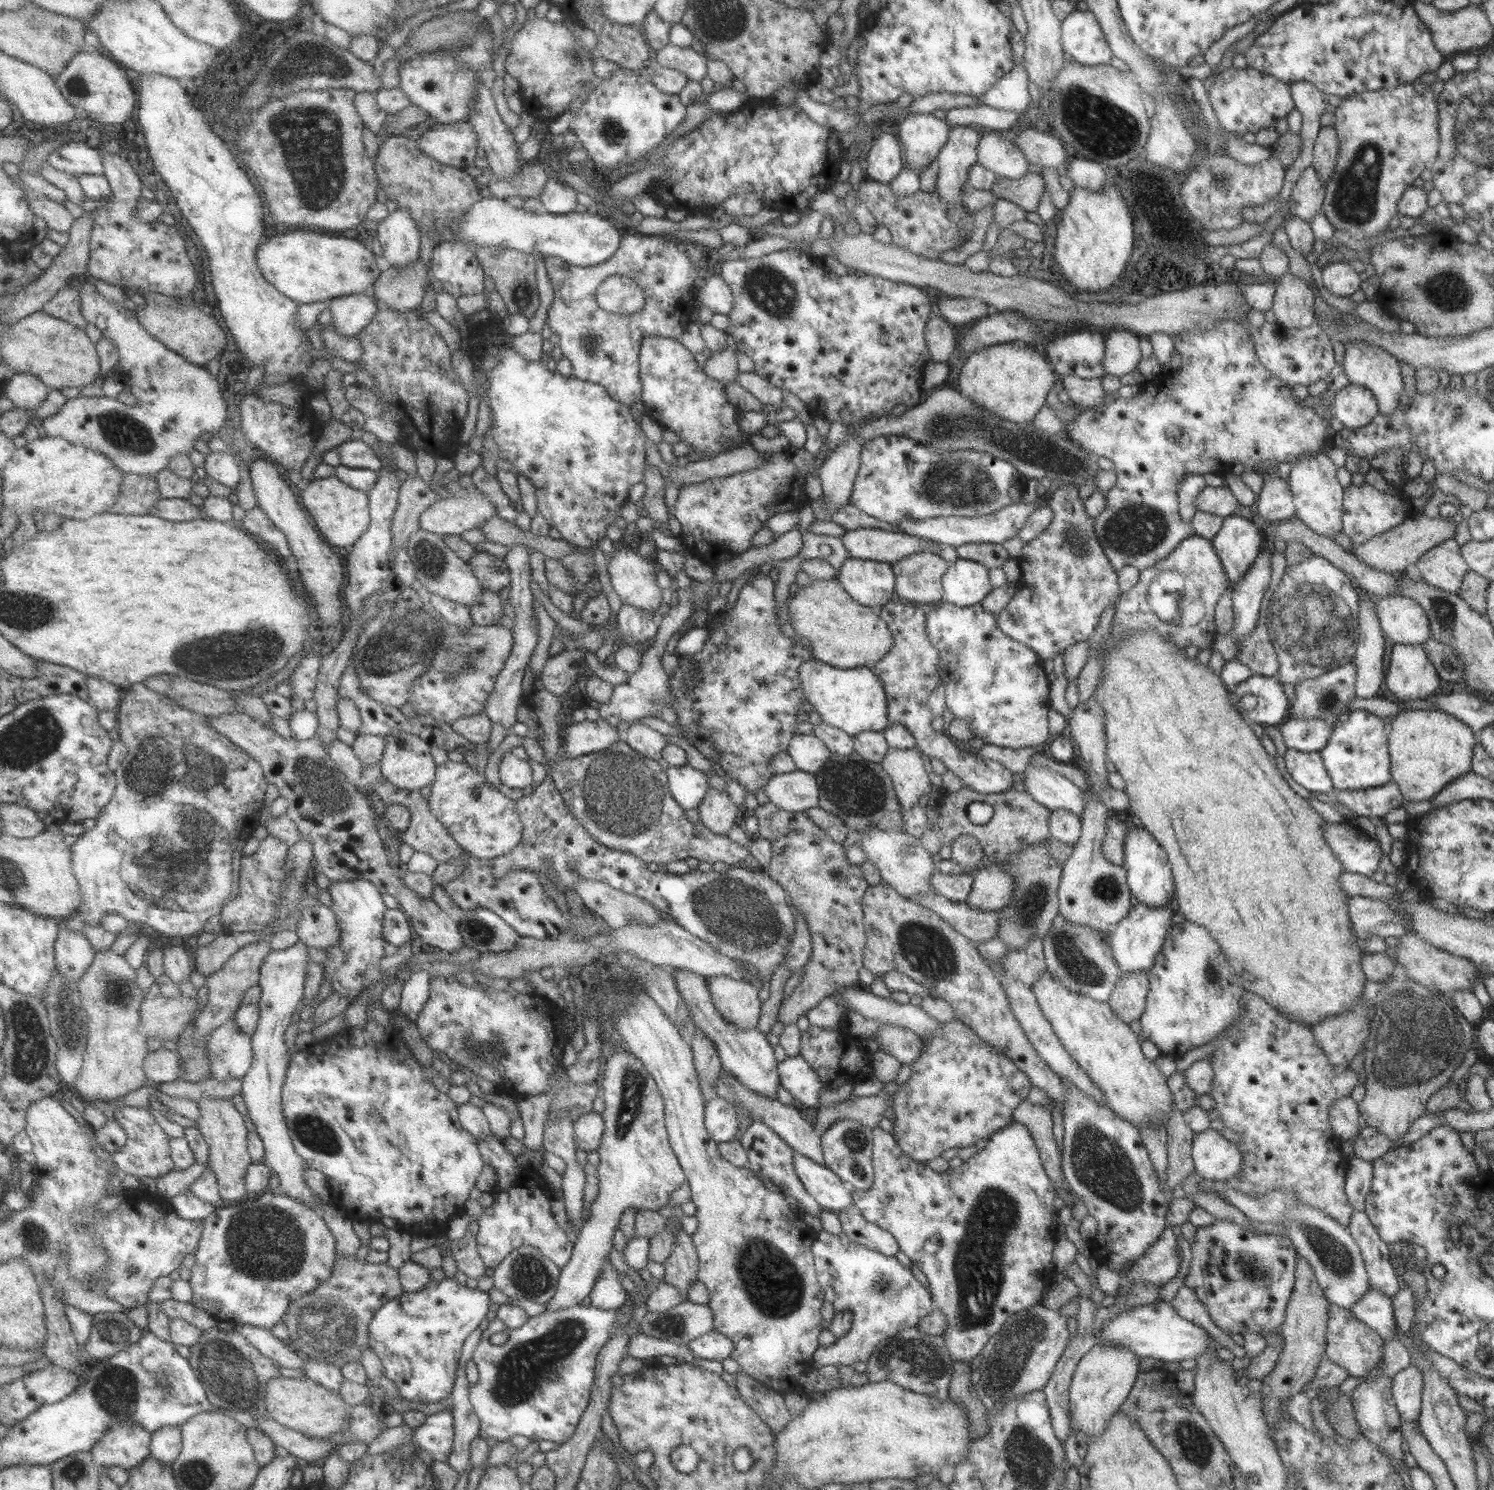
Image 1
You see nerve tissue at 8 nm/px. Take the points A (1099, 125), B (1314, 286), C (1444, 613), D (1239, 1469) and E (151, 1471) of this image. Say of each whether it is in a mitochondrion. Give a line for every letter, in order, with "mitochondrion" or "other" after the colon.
A: mitochondrion
B: other
C: mitochondrion
D: other
E: other

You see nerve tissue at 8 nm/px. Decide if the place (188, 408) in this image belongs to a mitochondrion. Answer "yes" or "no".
no

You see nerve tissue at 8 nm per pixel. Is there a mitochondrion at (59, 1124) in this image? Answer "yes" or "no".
no

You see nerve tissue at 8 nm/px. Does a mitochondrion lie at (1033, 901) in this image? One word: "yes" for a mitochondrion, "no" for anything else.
yes

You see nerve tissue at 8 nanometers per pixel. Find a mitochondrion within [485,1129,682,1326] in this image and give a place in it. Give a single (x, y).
(531, 1278)

